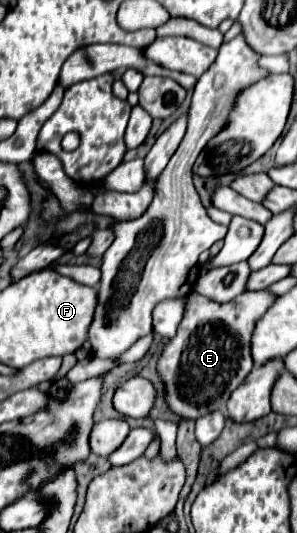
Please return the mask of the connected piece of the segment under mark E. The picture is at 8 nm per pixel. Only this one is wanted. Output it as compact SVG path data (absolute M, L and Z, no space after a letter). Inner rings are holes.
M196 292L188 296L186 314L178 326L178 332L172 340L168 340L160 352L160 358L156 362L158 376L164 384L164 398L168 408L180 416L182 420L198 420L204 414L210 414L214 410L222 410L230 398L230 394L244 382L244 378L252 370L252 356L250 356L250 336L258 322L258 318L272 306L276 298L266 292L242 292L236 300L230 302L214 302L208 300Z

